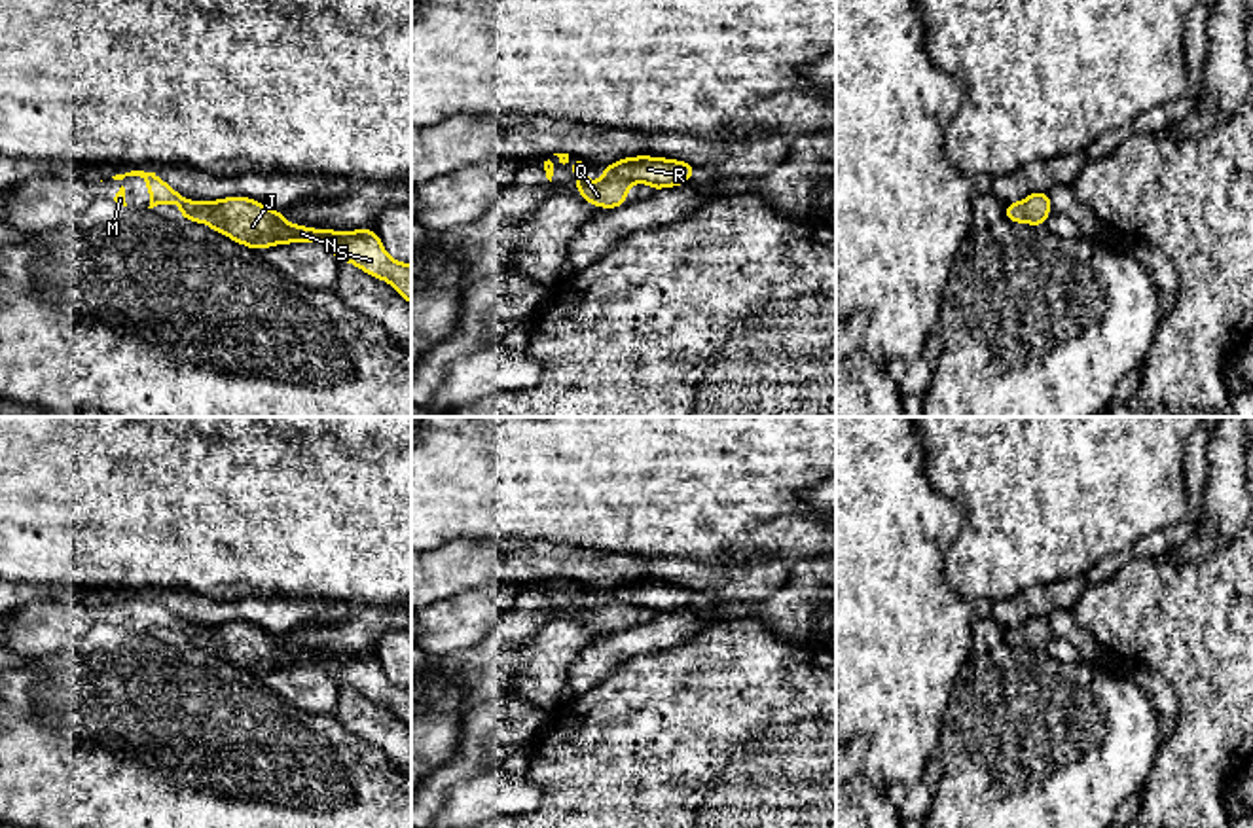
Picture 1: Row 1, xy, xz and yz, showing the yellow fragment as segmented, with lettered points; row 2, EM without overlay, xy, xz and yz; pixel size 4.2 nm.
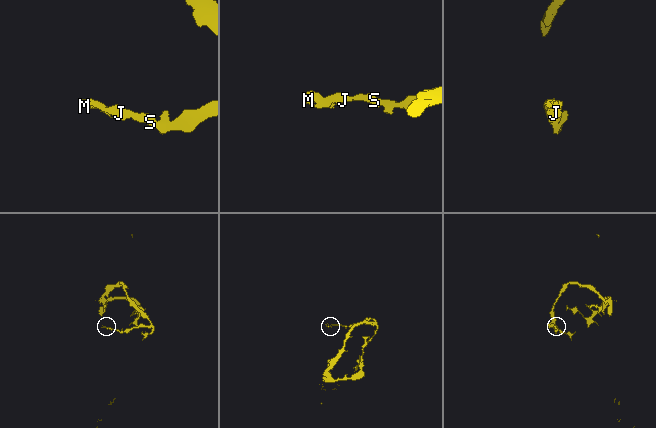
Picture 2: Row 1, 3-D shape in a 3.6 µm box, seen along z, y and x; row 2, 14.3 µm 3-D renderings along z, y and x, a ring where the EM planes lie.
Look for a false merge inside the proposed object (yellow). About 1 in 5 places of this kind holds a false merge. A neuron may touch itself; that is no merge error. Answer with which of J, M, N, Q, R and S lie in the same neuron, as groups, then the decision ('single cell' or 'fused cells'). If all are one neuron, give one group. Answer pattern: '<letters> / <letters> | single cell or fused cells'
J M N Q R S | single cell

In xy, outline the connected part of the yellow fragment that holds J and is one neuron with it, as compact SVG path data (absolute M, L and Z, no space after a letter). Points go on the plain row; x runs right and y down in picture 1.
M131 595L112 603L123 604L125 601L140 601L146 604L152 623L148 633L163 627L178 627L182 642L197 648L205 646L210 654L254 675L273 669L318 665L326 669L339 686L351 686L364 697L390 707L394 714L411 728L411 690L394 686L372 652L360 656L330 656L290 650L284 637L273 637L250 621L197 627L184 623L155 597Z

